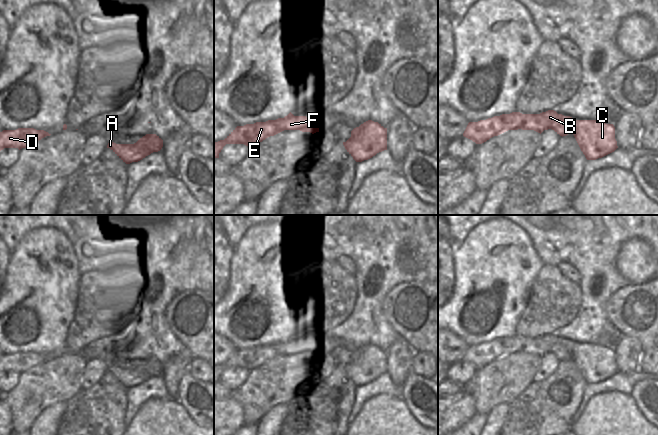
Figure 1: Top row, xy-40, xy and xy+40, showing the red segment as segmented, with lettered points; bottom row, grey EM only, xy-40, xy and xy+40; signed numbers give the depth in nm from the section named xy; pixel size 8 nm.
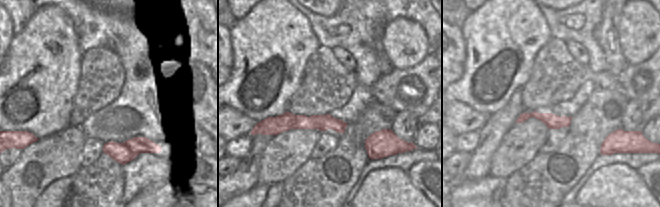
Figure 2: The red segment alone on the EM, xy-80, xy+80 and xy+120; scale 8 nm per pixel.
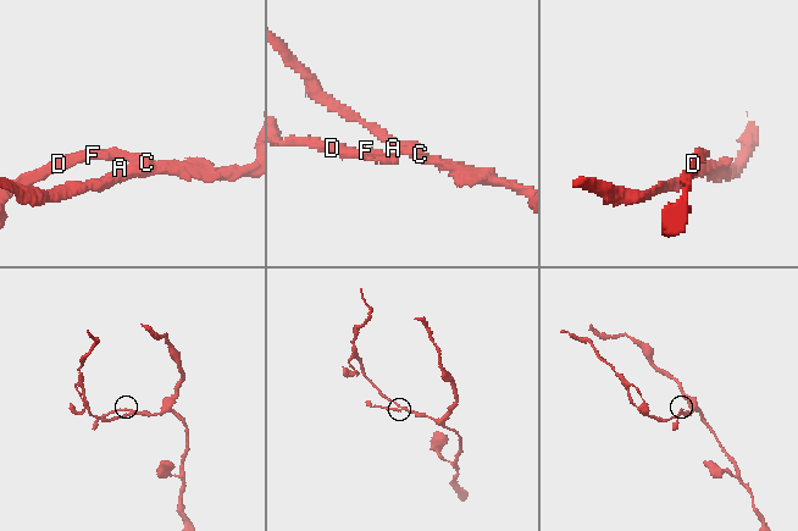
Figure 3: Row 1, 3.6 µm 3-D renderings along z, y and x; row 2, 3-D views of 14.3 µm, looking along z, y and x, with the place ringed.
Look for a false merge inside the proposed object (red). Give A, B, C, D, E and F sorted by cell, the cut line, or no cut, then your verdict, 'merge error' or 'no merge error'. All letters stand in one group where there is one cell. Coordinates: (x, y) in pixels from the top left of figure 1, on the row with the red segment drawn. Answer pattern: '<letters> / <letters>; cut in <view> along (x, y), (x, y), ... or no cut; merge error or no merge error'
A / B C D E F; cut in xy+40 along (572, 133), (588, 132), (600, 151), (617, 147); merge error

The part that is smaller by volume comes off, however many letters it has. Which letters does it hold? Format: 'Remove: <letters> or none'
Remove: A

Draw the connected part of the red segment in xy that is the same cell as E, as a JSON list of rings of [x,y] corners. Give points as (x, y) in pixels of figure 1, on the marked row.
[[[290,112],[284,118],[237,126],[224,140],[214,142],[214,157],[219,158],[219,153],[226,144],[244,144],[251,147],[284,130],[314,134],[319,132],[319,121],[306,116],[294,116]]]

